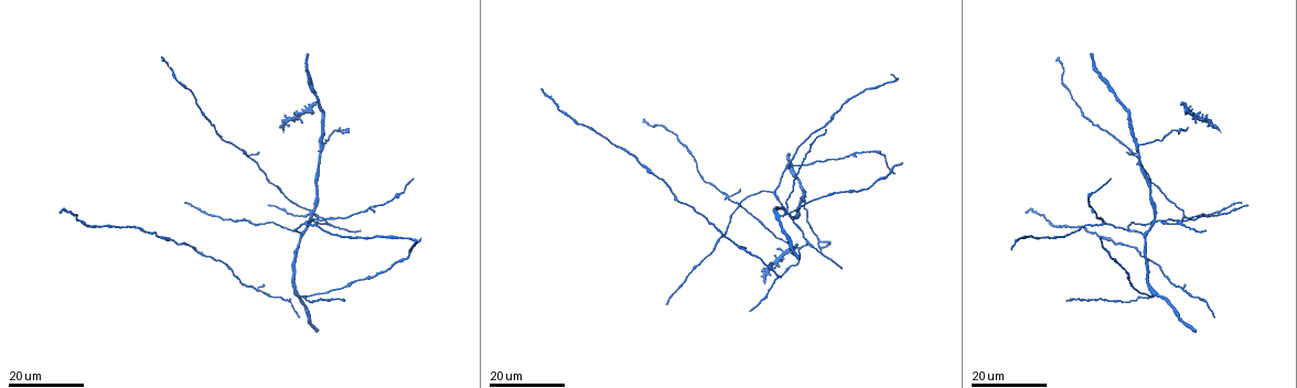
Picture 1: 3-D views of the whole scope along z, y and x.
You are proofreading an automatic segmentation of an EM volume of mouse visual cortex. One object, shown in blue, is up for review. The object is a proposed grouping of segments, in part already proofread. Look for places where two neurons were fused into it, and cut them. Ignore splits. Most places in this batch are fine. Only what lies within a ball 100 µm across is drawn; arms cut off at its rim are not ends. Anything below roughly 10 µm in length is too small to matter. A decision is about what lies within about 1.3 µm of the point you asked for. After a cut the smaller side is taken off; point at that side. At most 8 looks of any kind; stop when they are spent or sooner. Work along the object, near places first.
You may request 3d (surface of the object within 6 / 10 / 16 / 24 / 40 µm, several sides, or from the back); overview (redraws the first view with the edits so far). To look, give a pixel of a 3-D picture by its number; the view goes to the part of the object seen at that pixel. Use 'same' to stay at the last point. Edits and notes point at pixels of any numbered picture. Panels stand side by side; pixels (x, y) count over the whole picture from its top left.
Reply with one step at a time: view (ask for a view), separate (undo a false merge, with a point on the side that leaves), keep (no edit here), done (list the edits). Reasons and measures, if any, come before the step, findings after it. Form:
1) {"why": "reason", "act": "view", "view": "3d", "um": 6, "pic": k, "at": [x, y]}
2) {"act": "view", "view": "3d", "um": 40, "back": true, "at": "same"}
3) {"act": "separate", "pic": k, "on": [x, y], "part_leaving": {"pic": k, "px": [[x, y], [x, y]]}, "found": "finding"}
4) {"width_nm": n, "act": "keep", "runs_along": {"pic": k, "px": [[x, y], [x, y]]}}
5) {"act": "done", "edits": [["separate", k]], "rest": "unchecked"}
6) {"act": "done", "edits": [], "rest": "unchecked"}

{"why": "thin arm on a thick one", "act": "view", "view": "3d", "um": 16, "pic": 1, "at": [1131, 231]}

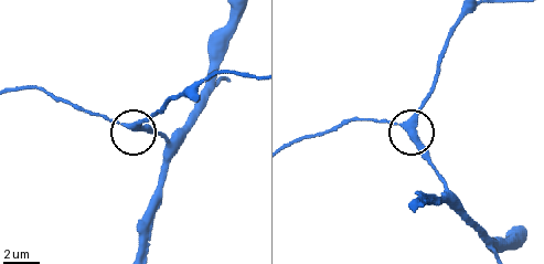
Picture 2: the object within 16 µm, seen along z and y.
{"why": "zoom in", "act": "view", "view": "3d", "um": 6, "pic": 2, "at": [127, 125]}

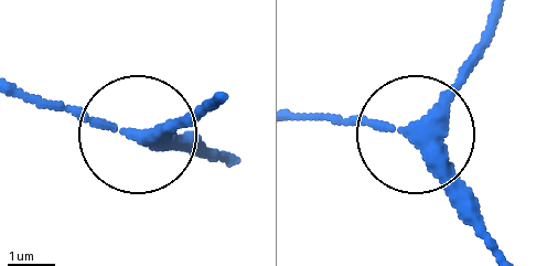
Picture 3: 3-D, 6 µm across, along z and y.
{"width_nm": 300, "act": "keep", "found": "all the same neuron"}

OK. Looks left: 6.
{"why": "arms part here", "act": "view", "view": "3d", "um": 24, "pic": 1, "at": [1144, 235]}

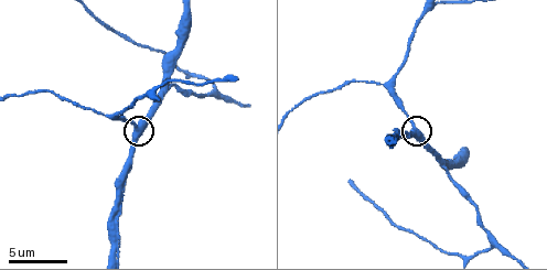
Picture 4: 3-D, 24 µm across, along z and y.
{"why": "closer look", "act": "view", "view": "3d", "um": 10, "pic": 4, "at": [135, 127]}

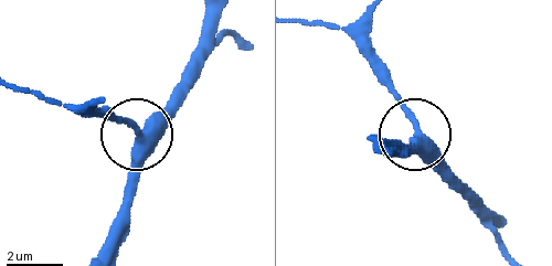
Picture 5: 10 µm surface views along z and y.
{"side_arm_um": 59, "act": "keep", "runs_along": {"pic": 5, "px": [[105, 249], [126, 192], [134, 138], [121, 124], [99, 117]]}, "found": "continuous, no second neuron"}

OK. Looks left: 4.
{"why": "three arms meet", "act": "view", "view": "3d", "um": 10, "pic": 4, "at": [447, 168]}

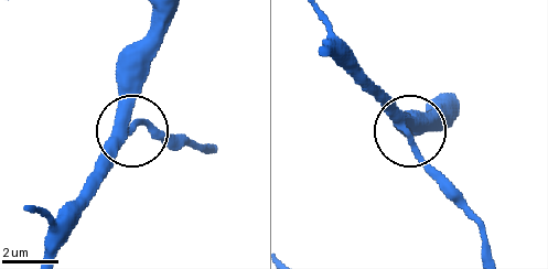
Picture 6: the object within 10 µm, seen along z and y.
{"act": "view", "view": "3d", "um": 10, "back": true, "pic": 6, "at": [129, 130]}

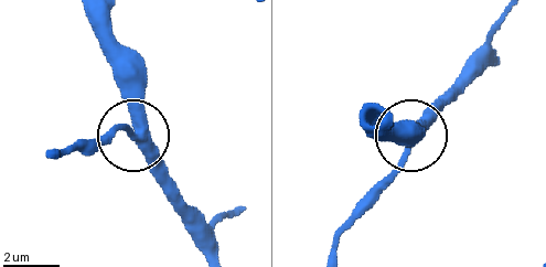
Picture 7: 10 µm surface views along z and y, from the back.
{"act": "keep", "runs_along": {"pic": 7, "px": [[499, 66], [486, 66], [443, 102], [415, 137]]}, "found": "one neuron here"}

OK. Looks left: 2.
{"why": "four arms meet", "act": "view", "view": "3d", "um": 10, "pic": 4, "at": [155, 89]}

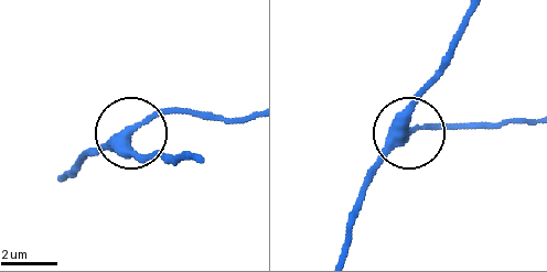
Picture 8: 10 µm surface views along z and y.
{"act": "keep", "runs_along": {"pic": 8, "px": [[59, 180], [162, 112], [196, 110]]}, "found": "continuous, no second neuron"}

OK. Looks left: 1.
{"act": "done", "edits": [], "rest": "unchecked"}

